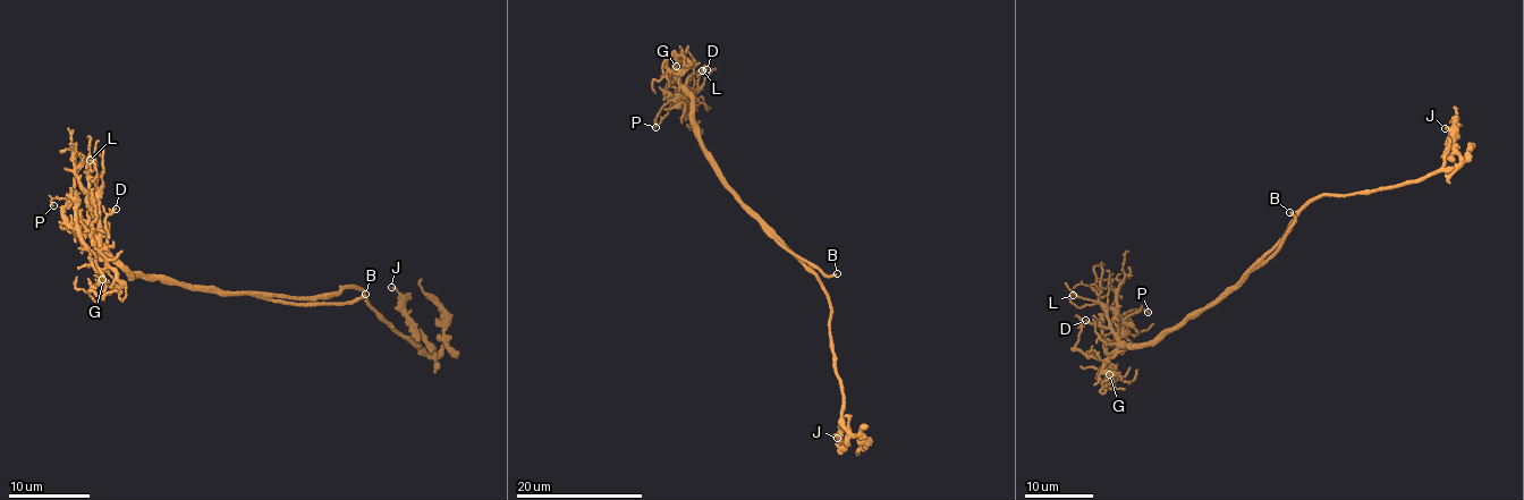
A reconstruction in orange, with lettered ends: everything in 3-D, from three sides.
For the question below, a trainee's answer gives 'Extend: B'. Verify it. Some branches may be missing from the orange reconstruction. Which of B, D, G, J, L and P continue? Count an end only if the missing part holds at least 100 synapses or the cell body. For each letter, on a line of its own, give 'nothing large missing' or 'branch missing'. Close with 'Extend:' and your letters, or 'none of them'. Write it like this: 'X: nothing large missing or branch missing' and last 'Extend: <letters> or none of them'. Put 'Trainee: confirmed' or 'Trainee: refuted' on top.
Trainee: confirmed
B: branch missing
D: nothing large missing
G: nothing large missing
J: nothing large missing
L: nothing large missing
P: nothing large missing
Extend: B

